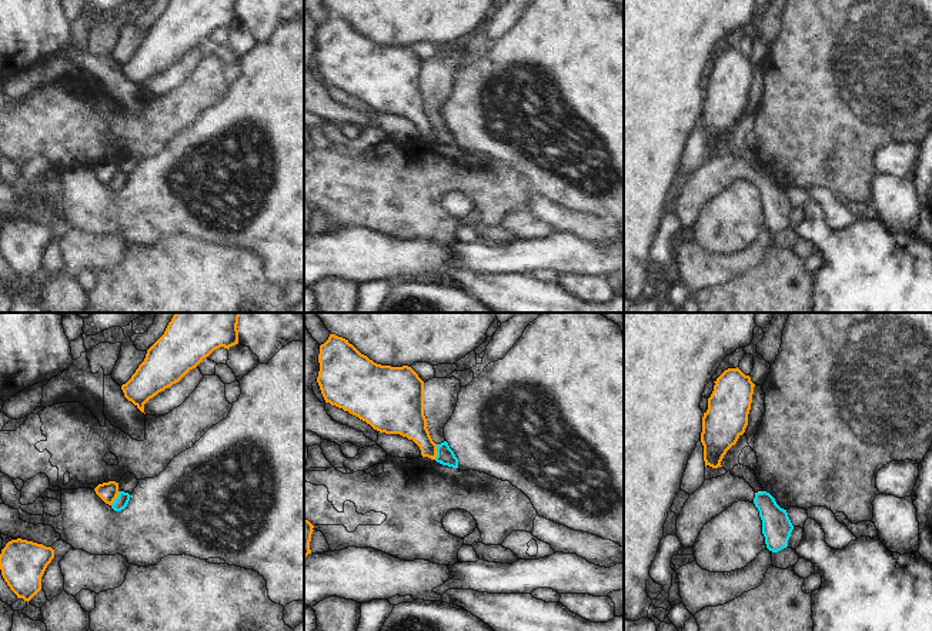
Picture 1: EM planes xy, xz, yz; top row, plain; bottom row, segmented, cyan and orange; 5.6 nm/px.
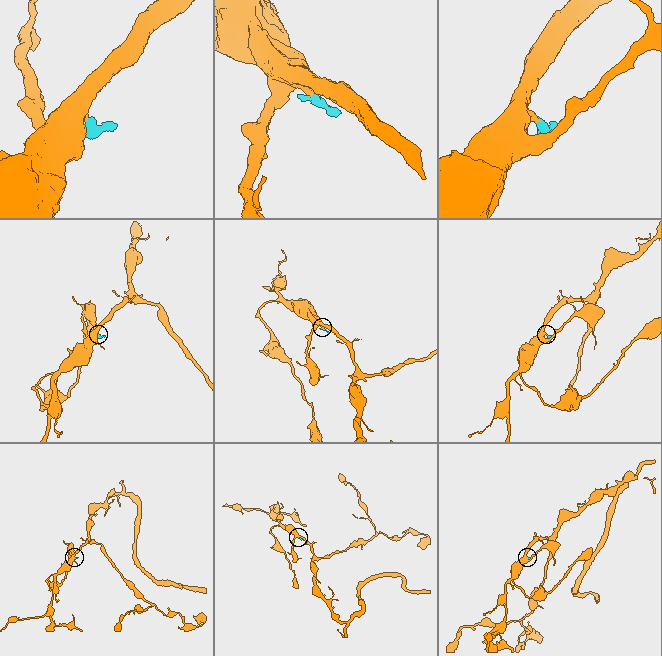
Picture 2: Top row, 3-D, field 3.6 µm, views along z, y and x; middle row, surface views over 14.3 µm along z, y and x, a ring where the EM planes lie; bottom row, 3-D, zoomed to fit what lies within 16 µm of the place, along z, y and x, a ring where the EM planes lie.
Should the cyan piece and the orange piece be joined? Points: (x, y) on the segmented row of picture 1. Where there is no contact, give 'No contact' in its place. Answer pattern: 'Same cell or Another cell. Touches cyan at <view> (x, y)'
Another cell. Touches cyan at xz (437, 451).

